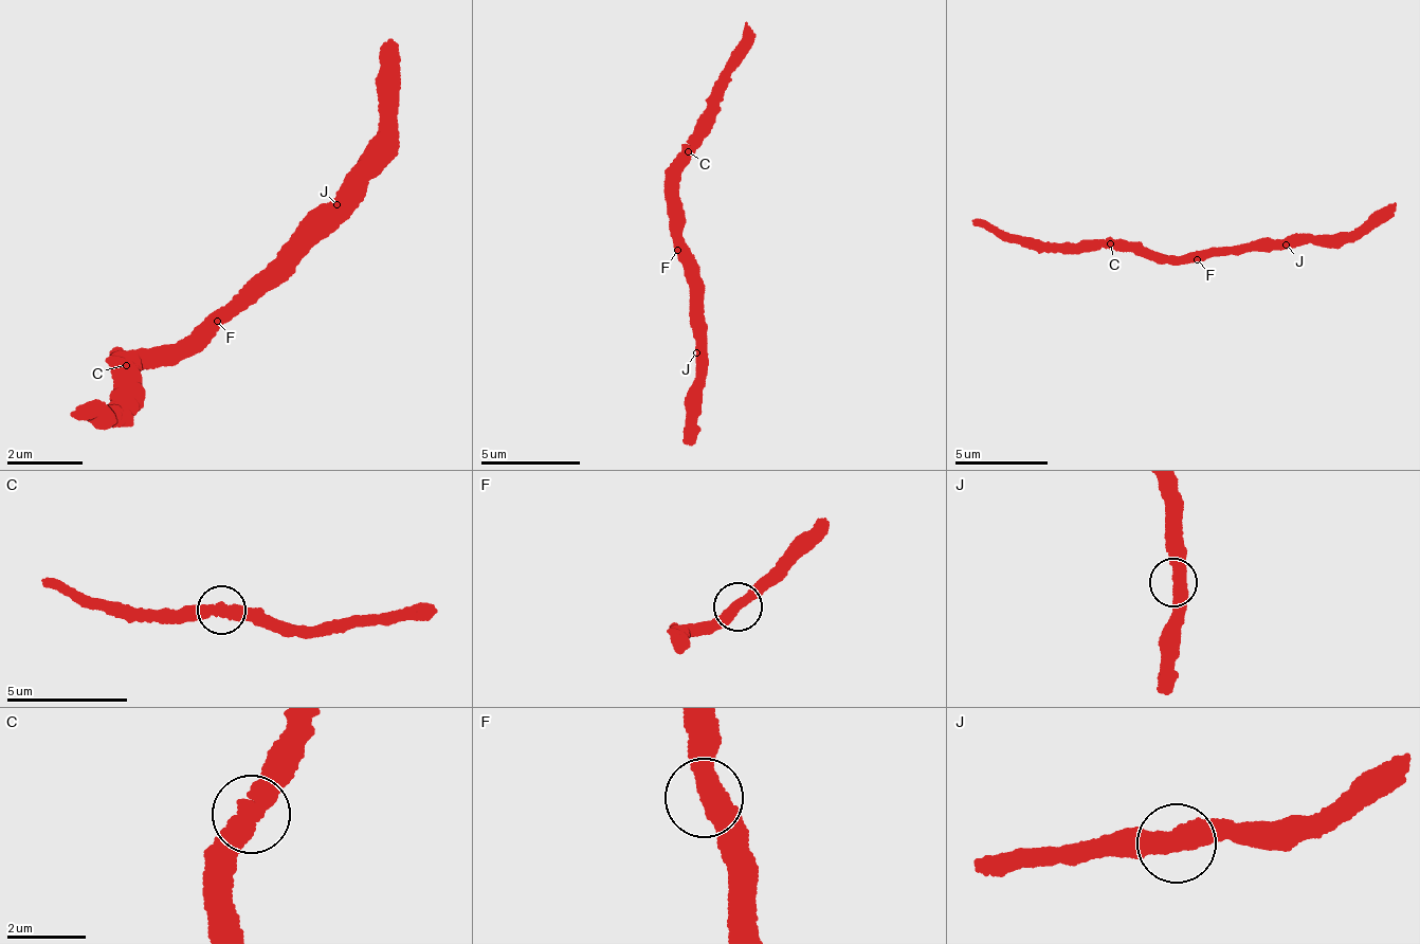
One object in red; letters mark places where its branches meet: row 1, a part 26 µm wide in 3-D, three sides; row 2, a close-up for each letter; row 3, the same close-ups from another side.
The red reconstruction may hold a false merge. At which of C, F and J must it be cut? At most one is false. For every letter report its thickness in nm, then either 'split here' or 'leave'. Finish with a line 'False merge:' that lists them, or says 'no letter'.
C: 480 nm | leave
F: 420 nm | leave
J: 480 nm | leave
False merge: no letter

